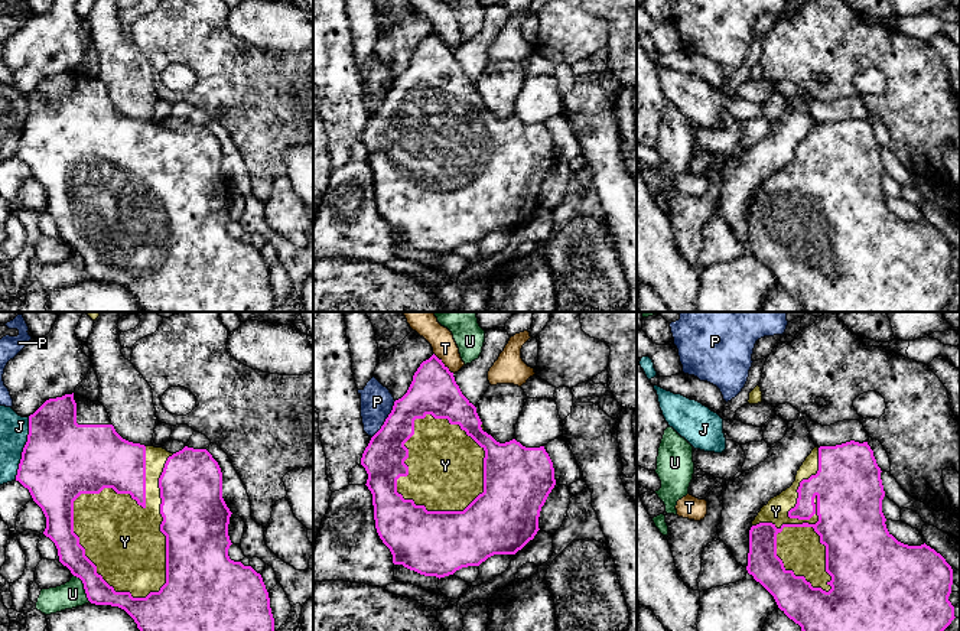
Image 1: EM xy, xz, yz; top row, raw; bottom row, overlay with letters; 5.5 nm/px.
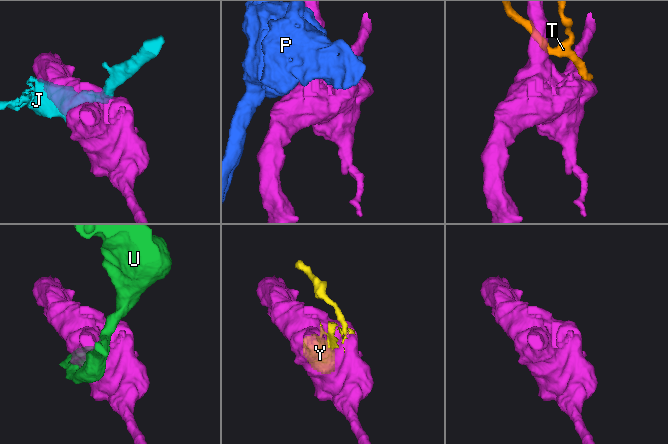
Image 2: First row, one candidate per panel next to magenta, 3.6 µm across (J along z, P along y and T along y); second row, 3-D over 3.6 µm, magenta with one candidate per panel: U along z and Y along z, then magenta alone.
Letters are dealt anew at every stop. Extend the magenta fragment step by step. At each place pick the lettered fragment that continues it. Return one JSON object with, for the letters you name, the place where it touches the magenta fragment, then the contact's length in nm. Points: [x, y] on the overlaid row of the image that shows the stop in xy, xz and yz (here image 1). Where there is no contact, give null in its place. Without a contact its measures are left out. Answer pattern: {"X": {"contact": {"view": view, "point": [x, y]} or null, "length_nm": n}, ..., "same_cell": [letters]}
{"Y": {"contact": {"view": "xy", "point": [166, 543]}, "length_nm": 850}, "same_cell": ["Y"]}

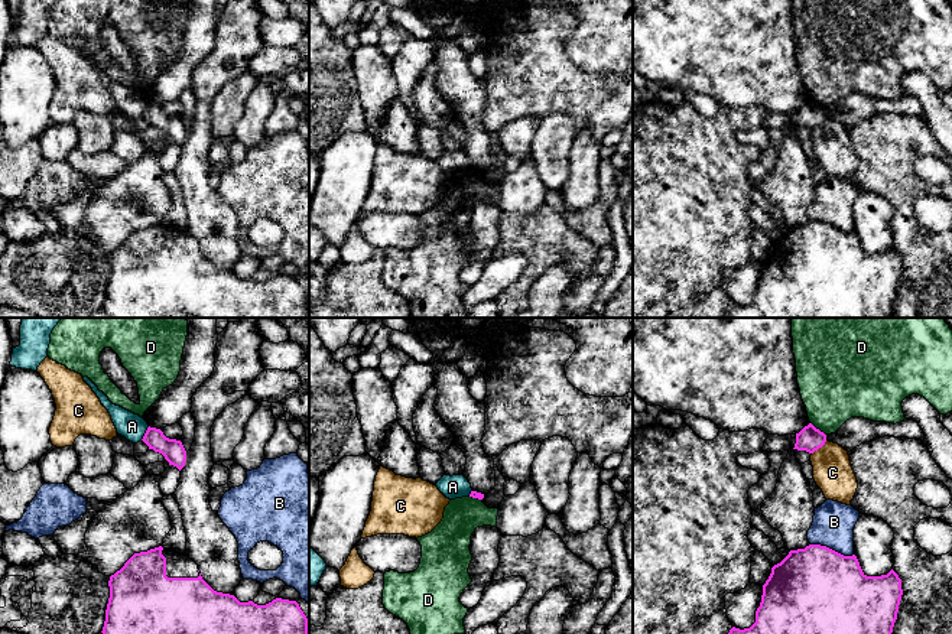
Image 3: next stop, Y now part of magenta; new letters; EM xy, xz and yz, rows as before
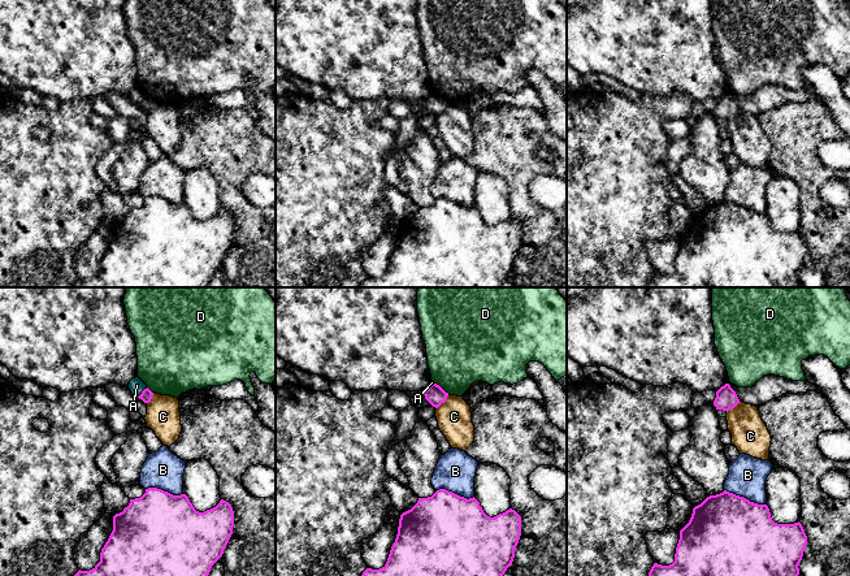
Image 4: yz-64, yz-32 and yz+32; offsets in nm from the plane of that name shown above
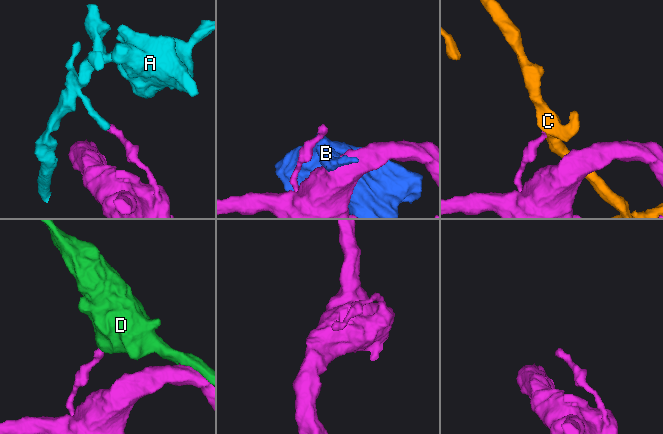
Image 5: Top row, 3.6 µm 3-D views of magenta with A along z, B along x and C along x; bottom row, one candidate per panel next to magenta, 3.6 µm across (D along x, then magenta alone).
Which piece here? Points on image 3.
{"same_cell": []}

